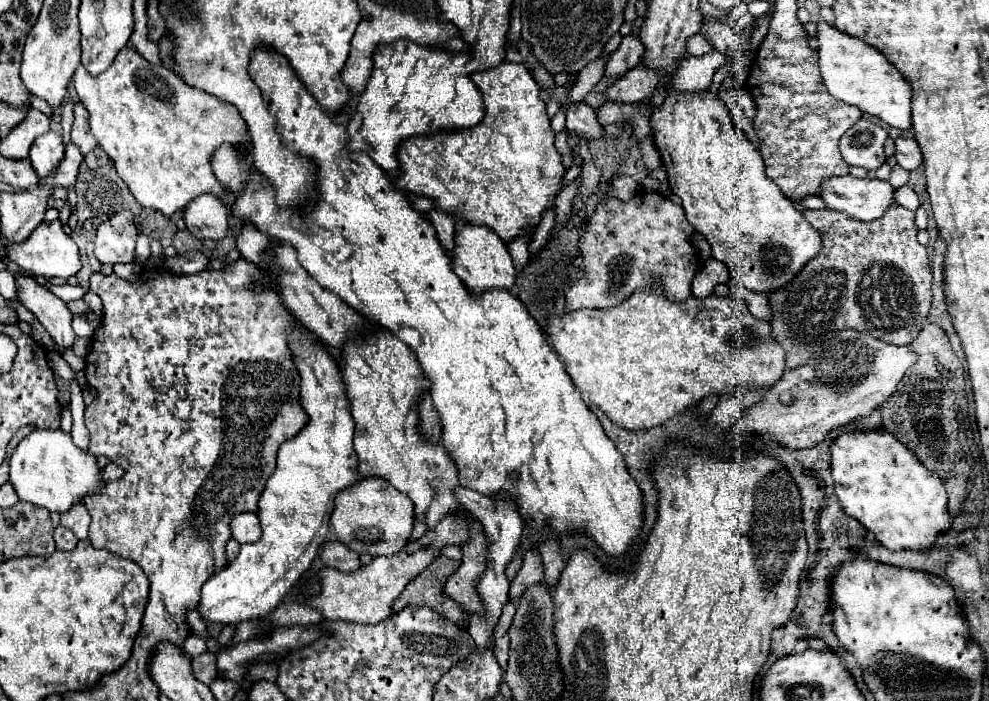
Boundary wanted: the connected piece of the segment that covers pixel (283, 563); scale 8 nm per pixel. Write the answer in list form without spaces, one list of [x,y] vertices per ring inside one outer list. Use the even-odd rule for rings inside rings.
[[[306,328],[302,334],[290,334],[288,340],[302,376],[300,402],[310,420],[298,436],[284,442],[278,450],[276,470],[258,502],[262,538],[254,544],[242,544],[238,558],[202,586],[198,614],[206,624],[236,626],[238,622],[260,620],[274,612],[312,568],[330,530],[336,494],[360,480],[356,472],[358,458],[352,448],[354,420],[336,362]]]

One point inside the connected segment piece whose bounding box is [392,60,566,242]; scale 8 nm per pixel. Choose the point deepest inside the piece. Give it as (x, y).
(503, 173)

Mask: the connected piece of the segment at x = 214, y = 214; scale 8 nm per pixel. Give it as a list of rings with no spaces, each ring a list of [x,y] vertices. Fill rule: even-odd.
[[[202,194],[184,208],[184,222],[196,238],[220,240],[228,232],[228,208],[214,194]]]

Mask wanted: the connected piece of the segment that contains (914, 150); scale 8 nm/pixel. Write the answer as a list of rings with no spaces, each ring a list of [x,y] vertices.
[[[898,136],[894,140],[894,144],[896,144],[896,154],[894,156],[904,170],[914,170],[922,162],[922,154],[920,154],[920,148],[918,148],[914,138]]]

